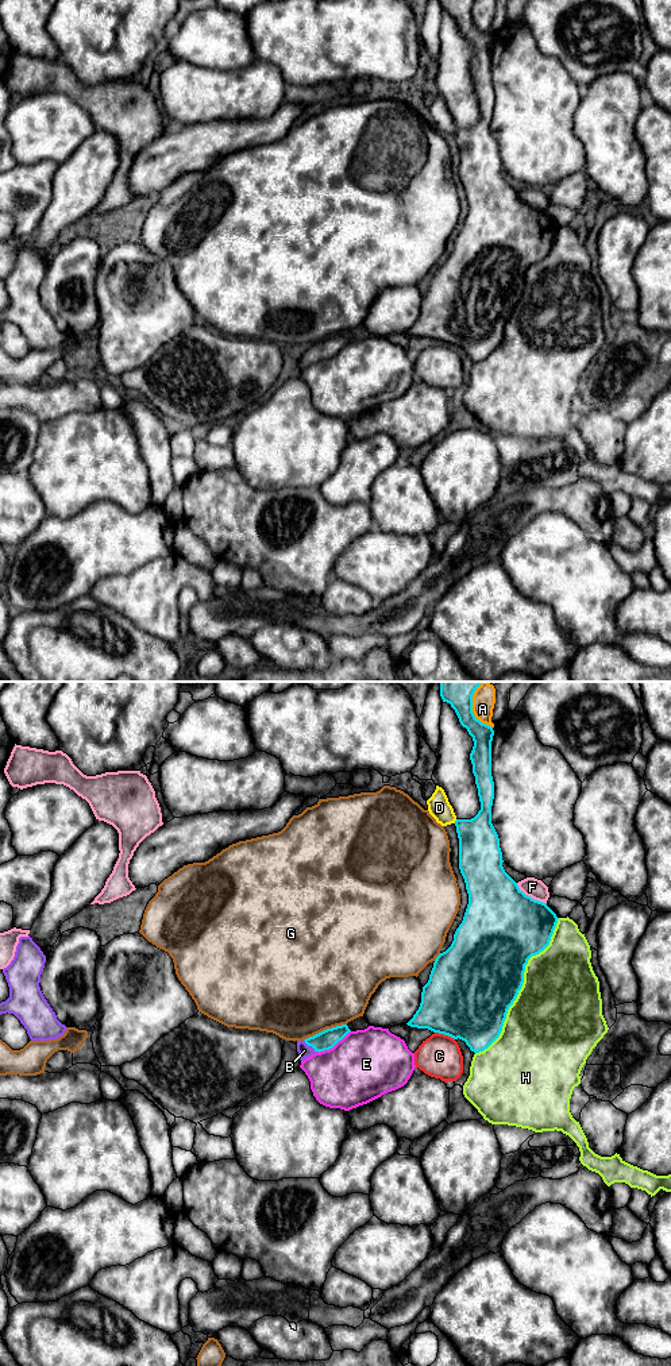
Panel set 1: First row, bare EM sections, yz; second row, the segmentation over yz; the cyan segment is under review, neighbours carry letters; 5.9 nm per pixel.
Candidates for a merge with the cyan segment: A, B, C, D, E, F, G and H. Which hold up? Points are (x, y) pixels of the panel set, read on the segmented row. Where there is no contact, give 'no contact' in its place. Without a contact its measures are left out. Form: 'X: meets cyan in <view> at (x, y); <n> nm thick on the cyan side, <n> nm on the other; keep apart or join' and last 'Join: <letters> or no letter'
A: meets cyan in yz at (471, 707); 220 nm thick on the cyan side, 140 nm on the other; keep apart
B: meets cyan in yz at (309, 1045); 120 nm thick on the cyan side, 80 nm on the other; join
C: meets cyan in yz at (444, 1034); 480 nm thick on the cyan side, 260 nm on the other; keep apart
D: meets cyan in yz at (455, 821); 260 nm thick on the cyan side, 140 nm on the other; keep apart
E: meets cyan in yz at (332, 1046); 120 nm thick on the cyan side, 420 nm on the other; keep apart
F: meets cyan in yz at (529, 896); 480 nm thick on the cyan side, 120 nm on the other; keep apart
G: meets cyan in yz at (324, 1030); 120 nm thick on the cyan side, 500 nm on the other; keep apart
H: meets cyan in yz at (521, 986); 480 nm thick on the cyan side, 500 nm on the other; keep apart
Join: B

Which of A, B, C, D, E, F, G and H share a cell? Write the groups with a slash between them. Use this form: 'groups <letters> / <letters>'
groups A C / B / D / E / F / G / H

